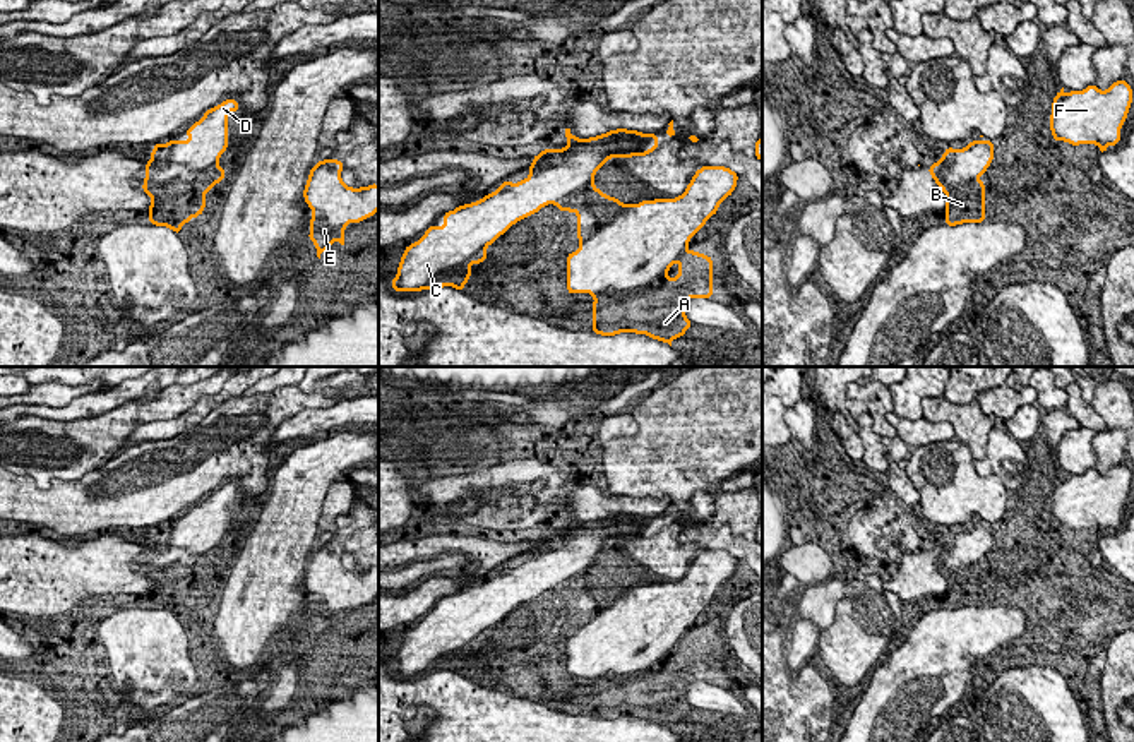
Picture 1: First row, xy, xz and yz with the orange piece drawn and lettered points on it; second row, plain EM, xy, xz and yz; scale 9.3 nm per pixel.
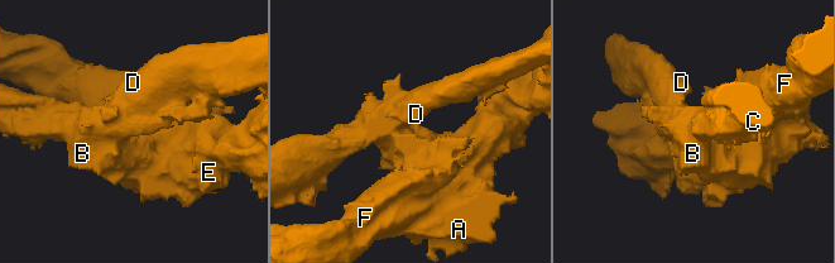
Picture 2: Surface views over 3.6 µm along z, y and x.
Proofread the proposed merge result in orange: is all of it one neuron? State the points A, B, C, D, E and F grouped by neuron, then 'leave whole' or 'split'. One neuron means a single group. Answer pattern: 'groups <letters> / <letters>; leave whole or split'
groups A B E F / C D; split

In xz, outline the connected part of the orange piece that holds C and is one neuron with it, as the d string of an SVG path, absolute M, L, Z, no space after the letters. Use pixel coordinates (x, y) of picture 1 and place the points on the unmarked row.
M565 512L564 533L541 533L538 550L517 567L504 564L483 583L444 596L444 610L432 608L425 619L404 632L397 658L391 665L397 675L421 675L452 670L464 675L471 648L486 644L486 631L517 605L594 565L594 557L610 542L648 540L660 533L658 518L613 512L589 523L577 523Z

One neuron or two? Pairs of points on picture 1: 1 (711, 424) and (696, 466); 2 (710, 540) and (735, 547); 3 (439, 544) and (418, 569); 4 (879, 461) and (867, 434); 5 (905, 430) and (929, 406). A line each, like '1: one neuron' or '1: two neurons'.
1: one neuron
2: one neuron
3: two neurons
4: one neuron
5: two neurons

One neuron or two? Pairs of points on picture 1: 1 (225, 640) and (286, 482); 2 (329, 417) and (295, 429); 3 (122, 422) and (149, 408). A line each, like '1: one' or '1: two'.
1: one
2: one
3: one

